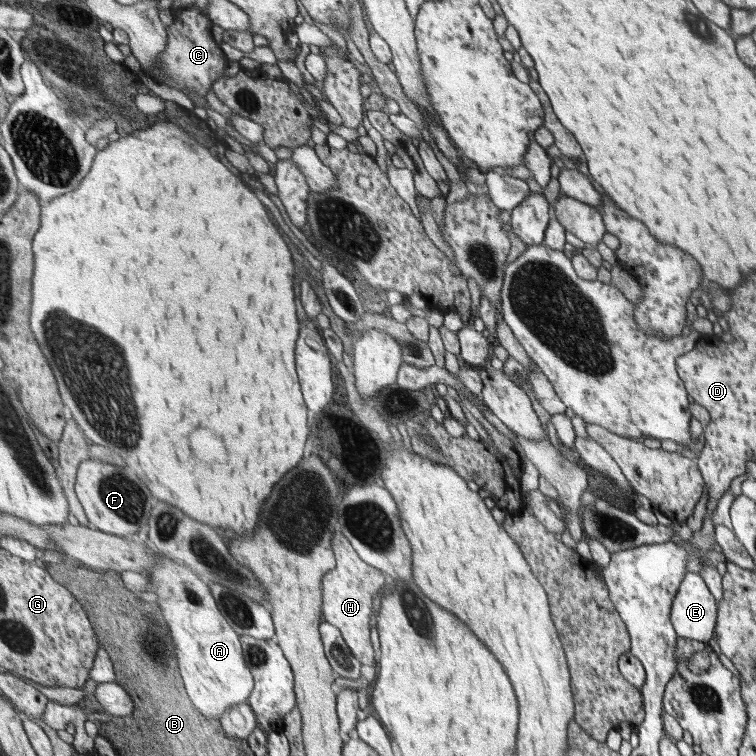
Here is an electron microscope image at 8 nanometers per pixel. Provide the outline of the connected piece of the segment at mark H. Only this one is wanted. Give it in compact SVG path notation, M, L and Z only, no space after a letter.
M337 532L333 538L338 565L323 577L323 621L340 628L353 654L362 664L374 667L377 658L371 642L371 616L375 612L375 598L387 582L386 573L367 564L353 543L341 532Z

